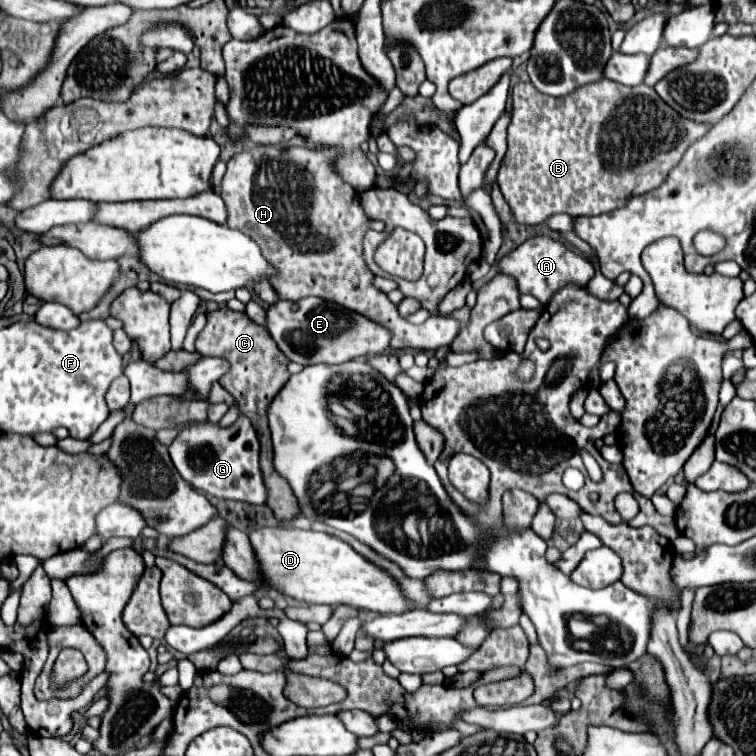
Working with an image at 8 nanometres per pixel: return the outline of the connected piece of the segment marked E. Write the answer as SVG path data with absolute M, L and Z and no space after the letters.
M320 297L294 301L276 301L266 309L266 329L280 351L294 363L344 363L356 357L374 357L388 349L390 333L370 319L346 311L344 307Z

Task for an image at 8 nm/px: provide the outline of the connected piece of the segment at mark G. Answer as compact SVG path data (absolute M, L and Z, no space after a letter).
M240 415L228 427L220 427L208 419L192 421L176 435L168 449L174 467L192 487L220 499L246 501L254 505L266 503L266 487L262 483L262 473L258 467L258 437L246 415Z

